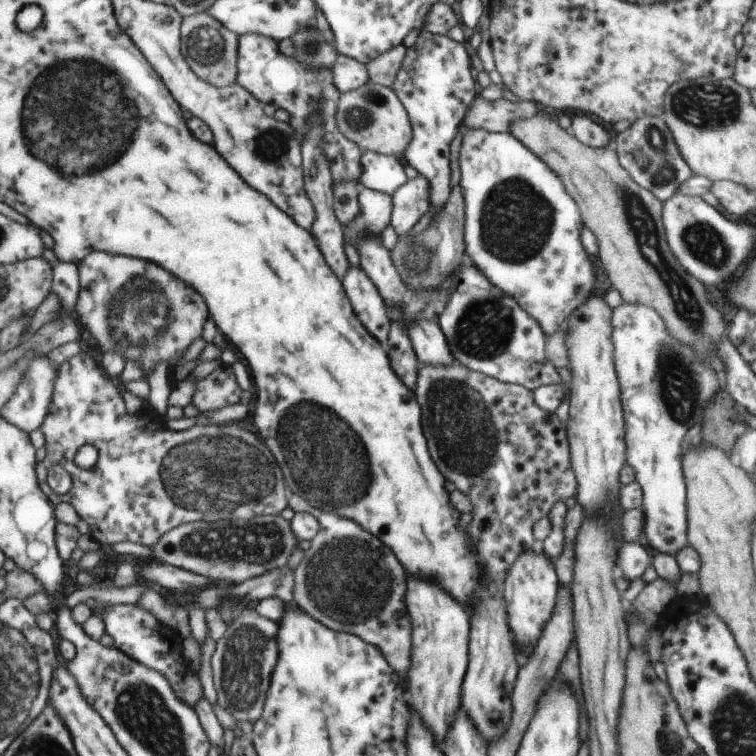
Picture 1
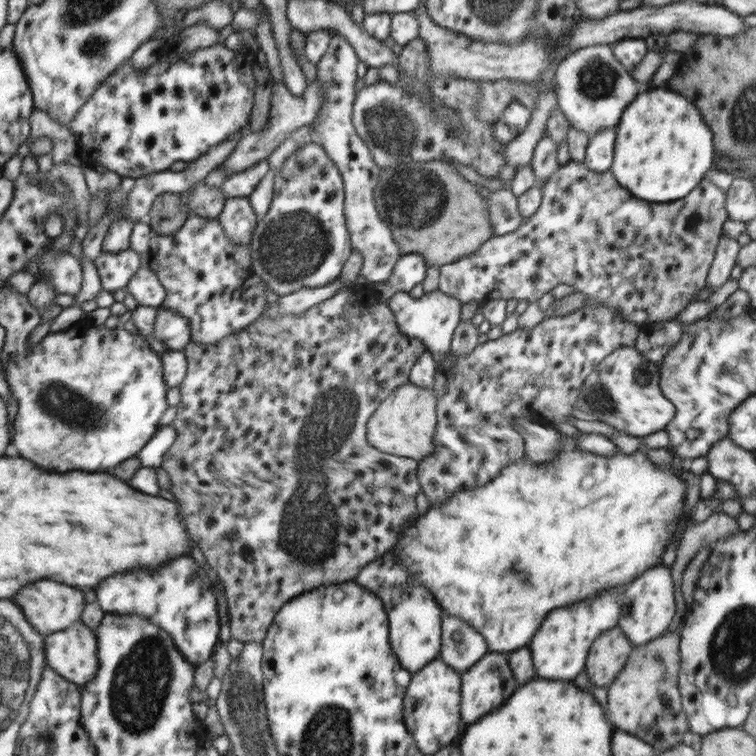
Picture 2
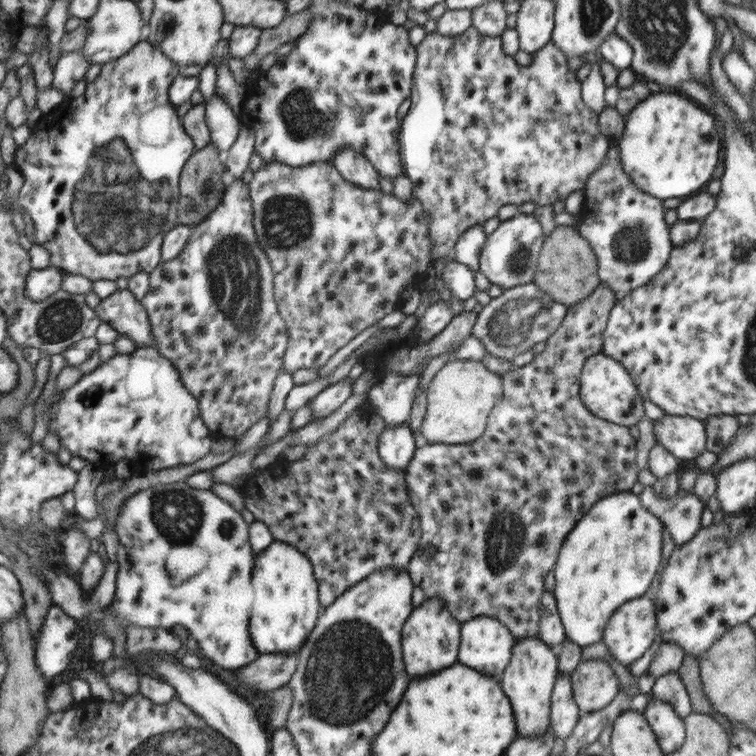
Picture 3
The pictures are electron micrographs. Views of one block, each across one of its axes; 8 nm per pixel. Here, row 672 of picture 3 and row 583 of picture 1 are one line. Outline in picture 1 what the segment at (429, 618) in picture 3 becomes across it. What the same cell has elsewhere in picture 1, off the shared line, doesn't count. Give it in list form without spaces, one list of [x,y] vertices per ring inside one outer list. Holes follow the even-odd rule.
[[[420,578],[408,580],[406,604],[412,625],[410,666],[405,674],[406,694],[411,709],[420,713],[427,728],[444,743],[460,708],[460,684],[470,664],[468,626],[471,619],[470,613],[453,596],[440,586],[426,582],[428,580]]]

